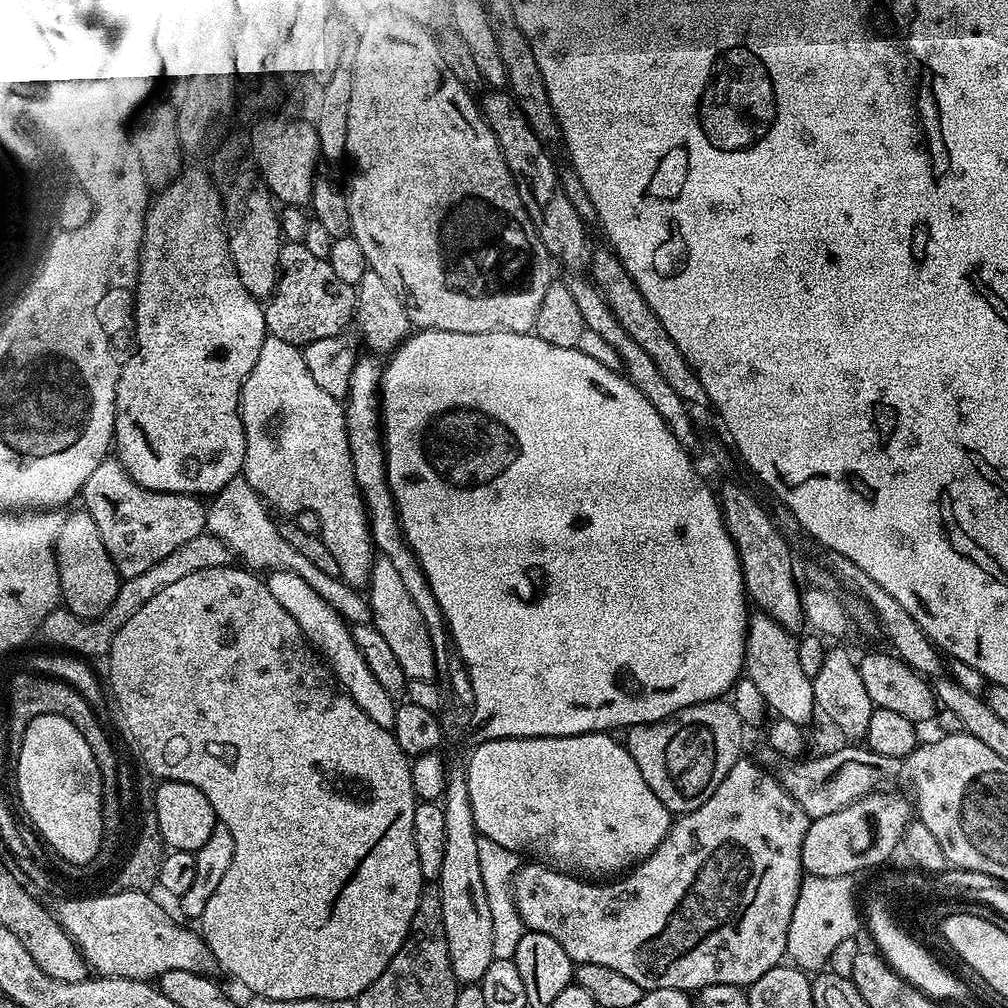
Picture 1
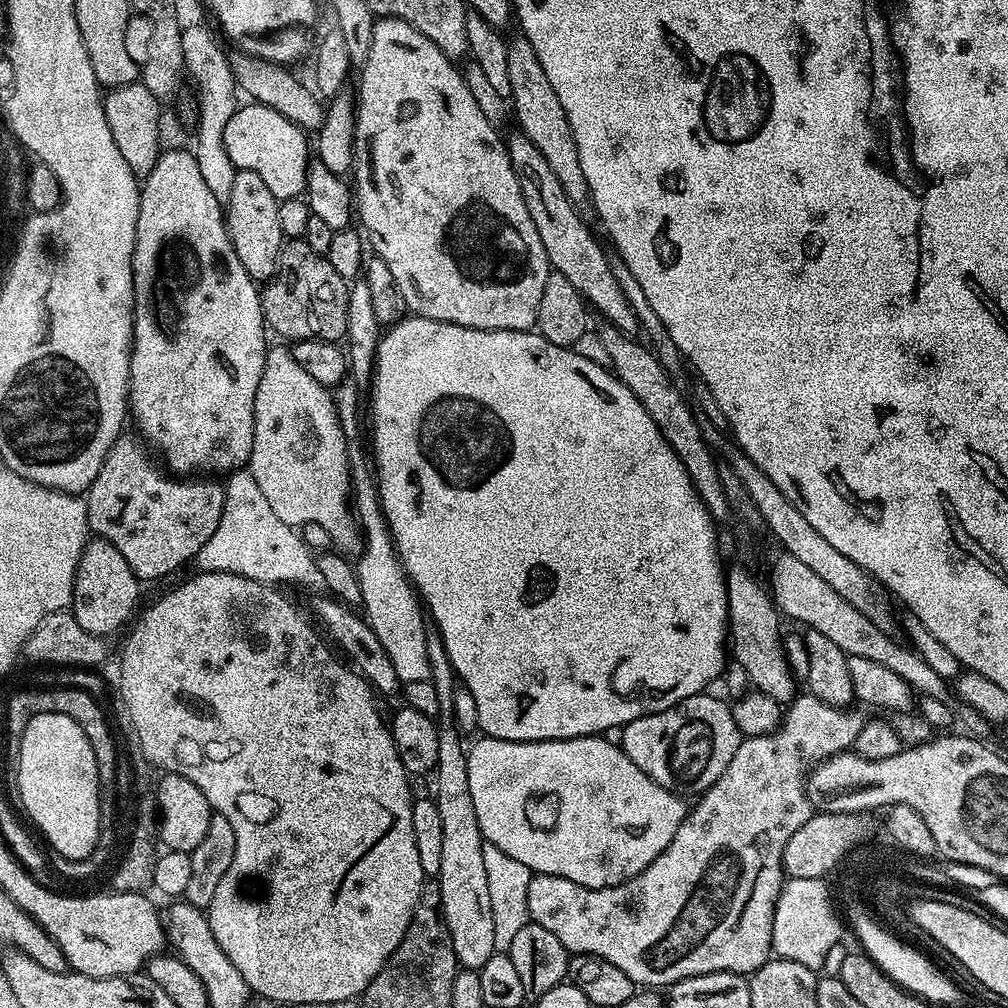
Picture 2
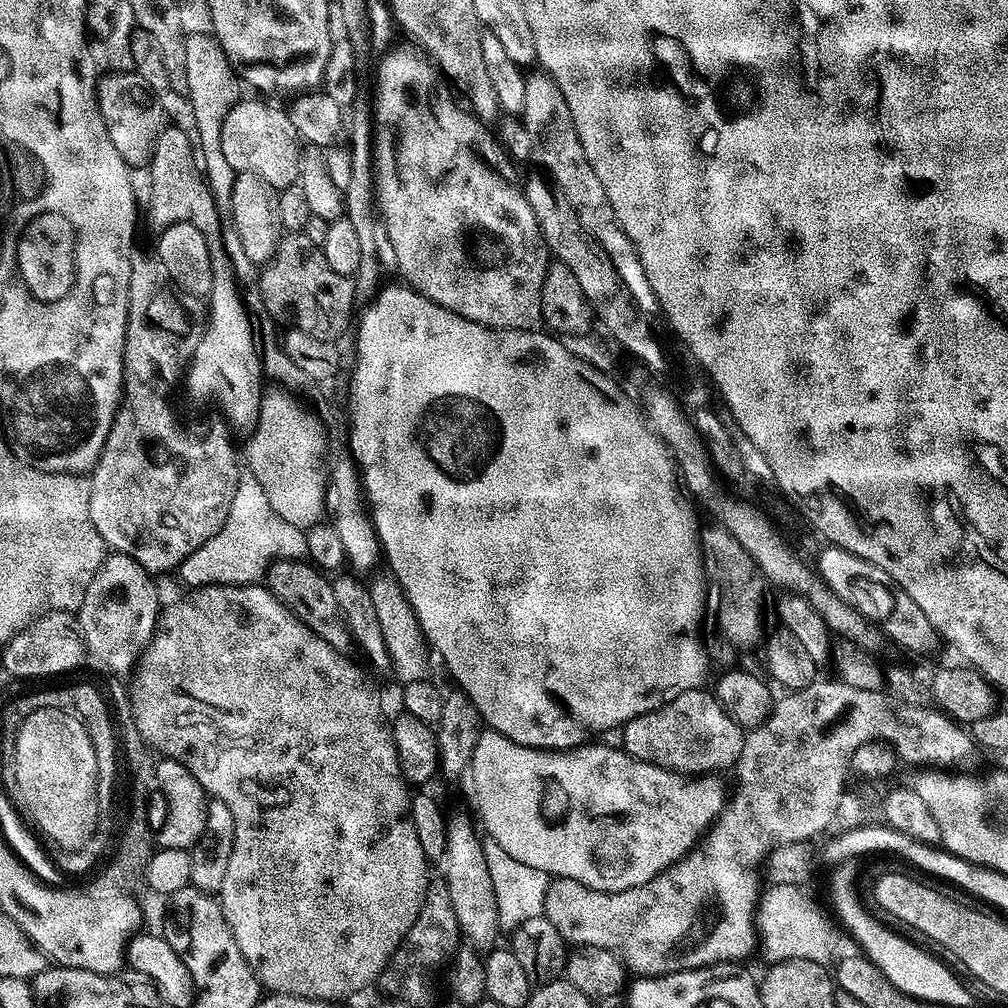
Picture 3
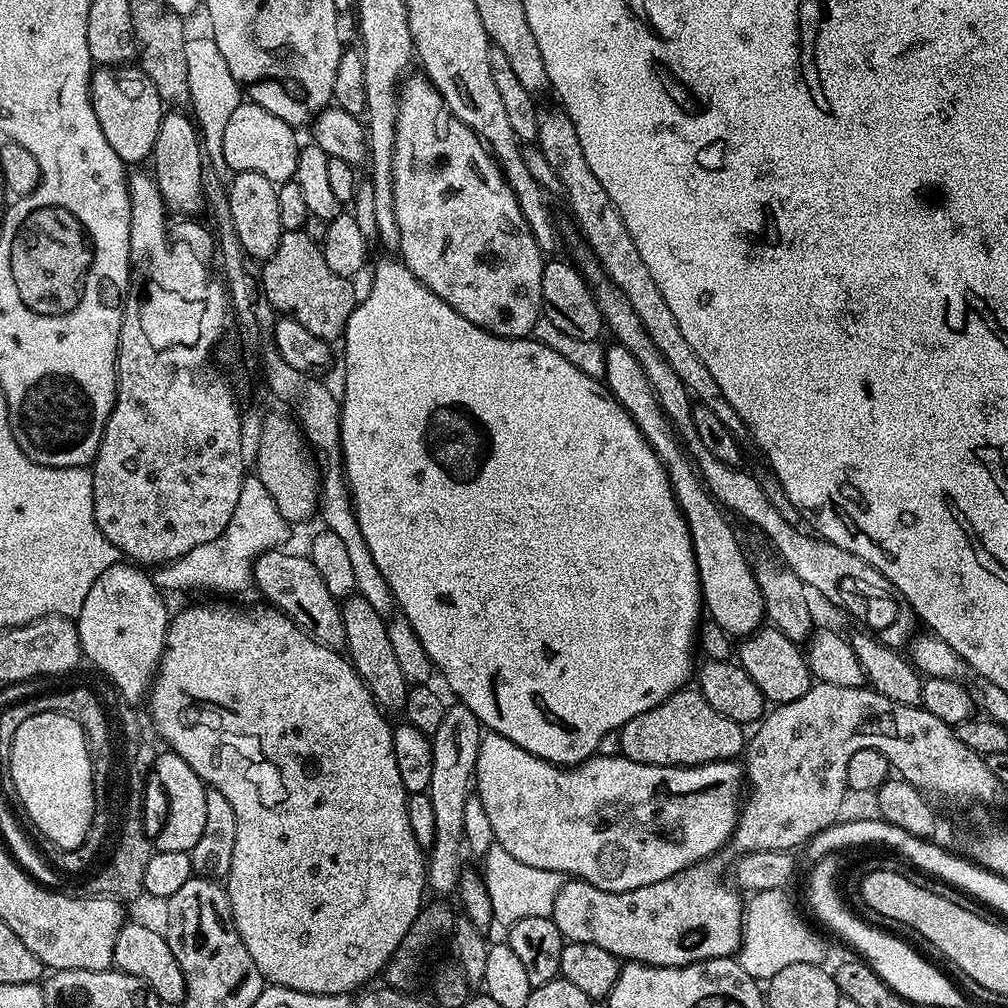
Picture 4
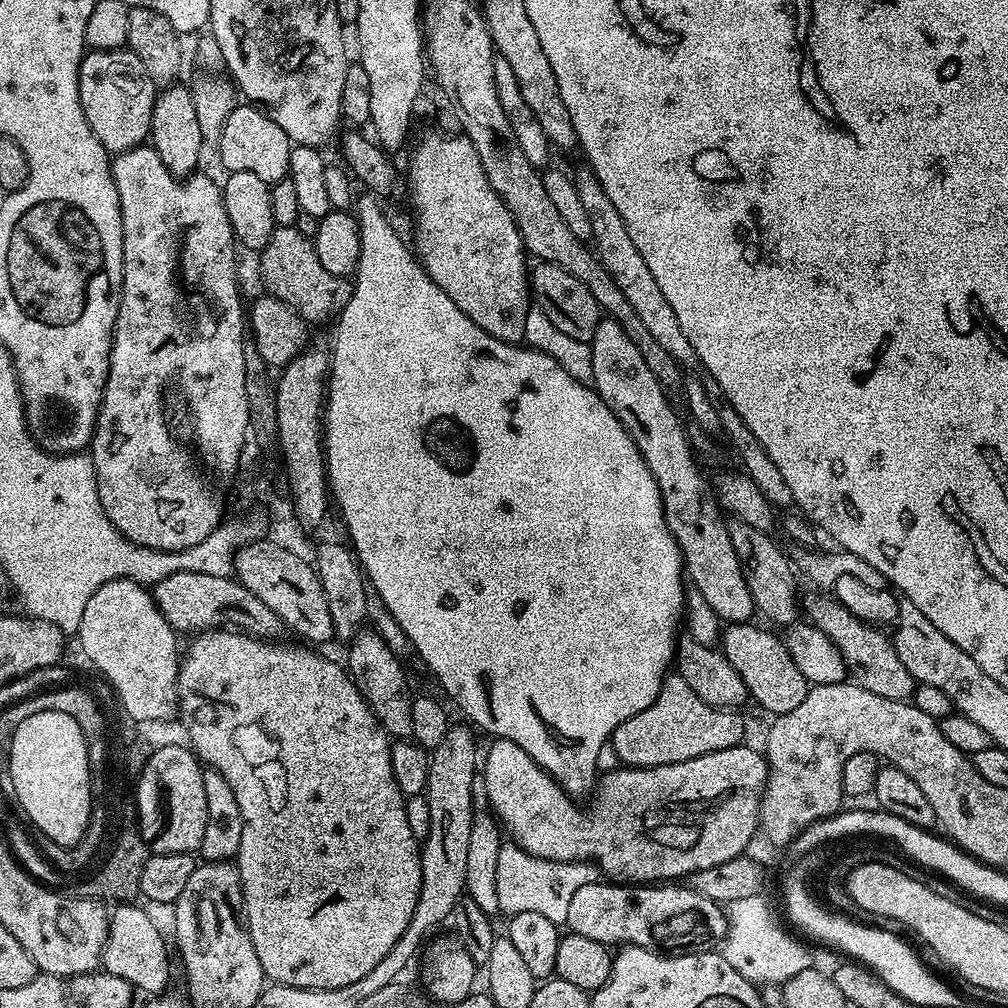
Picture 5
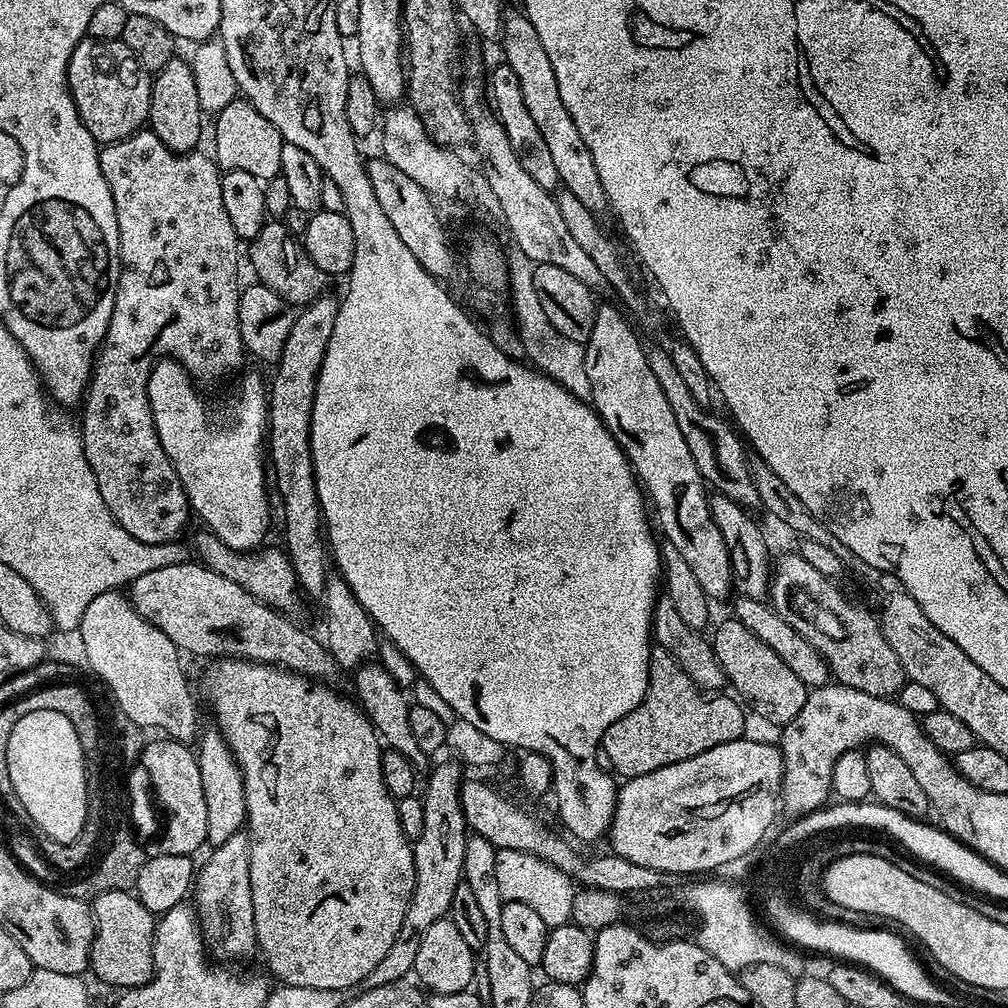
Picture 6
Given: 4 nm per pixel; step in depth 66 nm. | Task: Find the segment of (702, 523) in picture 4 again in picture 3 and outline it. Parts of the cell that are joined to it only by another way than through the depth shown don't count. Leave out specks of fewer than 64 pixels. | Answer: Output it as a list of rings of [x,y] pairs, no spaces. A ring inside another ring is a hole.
[[[719,526],[705,527],[700,534],[700,551],[704,561],[706,576],[709,581],[716,583],[714,596],[720,601],[716,604],[716,624],[720,627],[719,635],[727,640],[733,648],[761,647],[765,639],[764,632],[764,588],[766,581],[760,575],[760,570],[746,552],[732,538],[726,529]]]

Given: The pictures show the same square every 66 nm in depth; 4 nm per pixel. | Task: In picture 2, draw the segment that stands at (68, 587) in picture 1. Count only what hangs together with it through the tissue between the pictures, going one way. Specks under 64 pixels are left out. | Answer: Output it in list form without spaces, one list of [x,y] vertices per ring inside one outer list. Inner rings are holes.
[[[89,539],[76,567],[76,580],[72,584],[71,614],[78,626],[82,626],[82,630],[108,638],[111,632],[118,631],[124,623],[127,625],[137,615],[136,603],[140,600],[140,588],[141,581],[136,579],[126,558],[118,554],[118,550],[110,541]]]

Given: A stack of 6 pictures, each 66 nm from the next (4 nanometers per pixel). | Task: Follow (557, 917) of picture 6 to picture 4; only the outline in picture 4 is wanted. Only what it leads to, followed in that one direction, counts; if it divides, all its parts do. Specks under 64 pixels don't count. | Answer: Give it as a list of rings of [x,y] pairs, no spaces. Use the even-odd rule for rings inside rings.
[[[493,846],[483,855],[483,882],[493,906],[492,919],[498,925],[511,926],[522,918],[538,918],[551,916],[554,910],[554,898],[558,898],[558,890],[565,884],[565,877],[554,870],[542,870],[538,866],[526,866],[526,862],[518,862],[514,854],[506,854],[506,850]]]

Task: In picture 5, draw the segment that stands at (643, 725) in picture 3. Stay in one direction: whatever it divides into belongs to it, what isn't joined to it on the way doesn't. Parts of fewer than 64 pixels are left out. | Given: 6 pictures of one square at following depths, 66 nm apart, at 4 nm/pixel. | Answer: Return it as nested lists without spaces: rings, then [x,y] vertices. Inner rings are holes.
[[[679,674],[665,675],[658,698],[642,714],[626,718],[622,726],[612,731],[610,748],[616,751],[621,765],[629,768],[653,768],[674,762],[686,762],[690,758],[702,758],[702,754],[714,754],[718,750],[735,748],[744,736],[744,720],[741,713],[727,708],[712,708]]]

